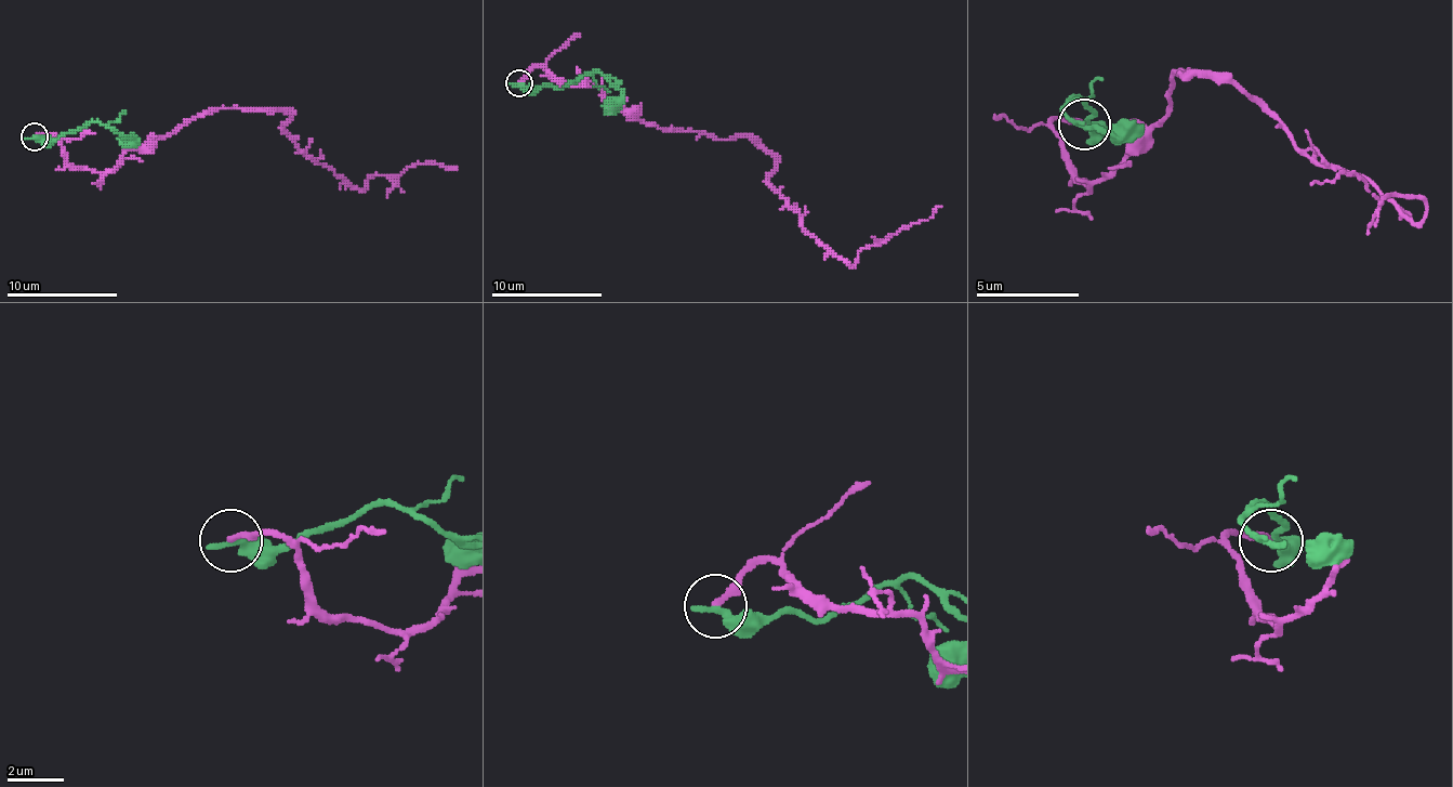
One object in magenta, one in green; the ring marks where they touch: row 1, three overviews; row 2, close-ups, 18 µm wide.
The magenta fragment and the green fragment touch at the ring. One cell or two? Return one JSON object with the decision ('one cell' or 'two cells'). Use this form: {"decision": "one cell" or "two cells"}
{"decision": "two cells"}

